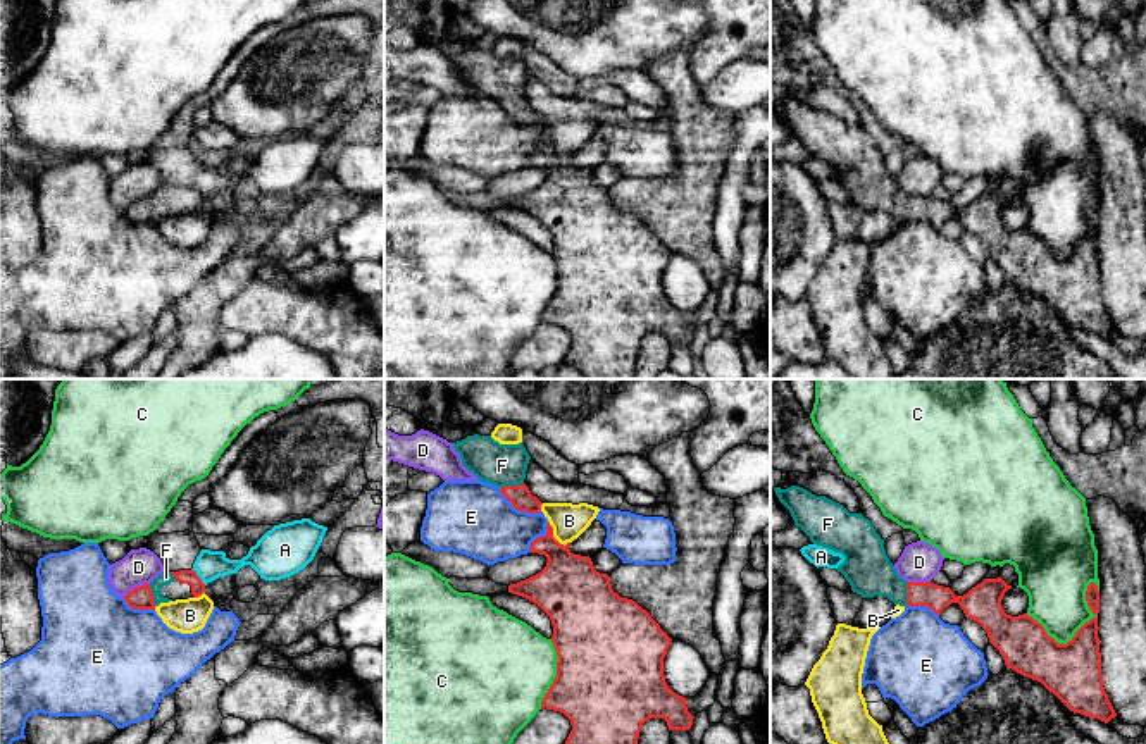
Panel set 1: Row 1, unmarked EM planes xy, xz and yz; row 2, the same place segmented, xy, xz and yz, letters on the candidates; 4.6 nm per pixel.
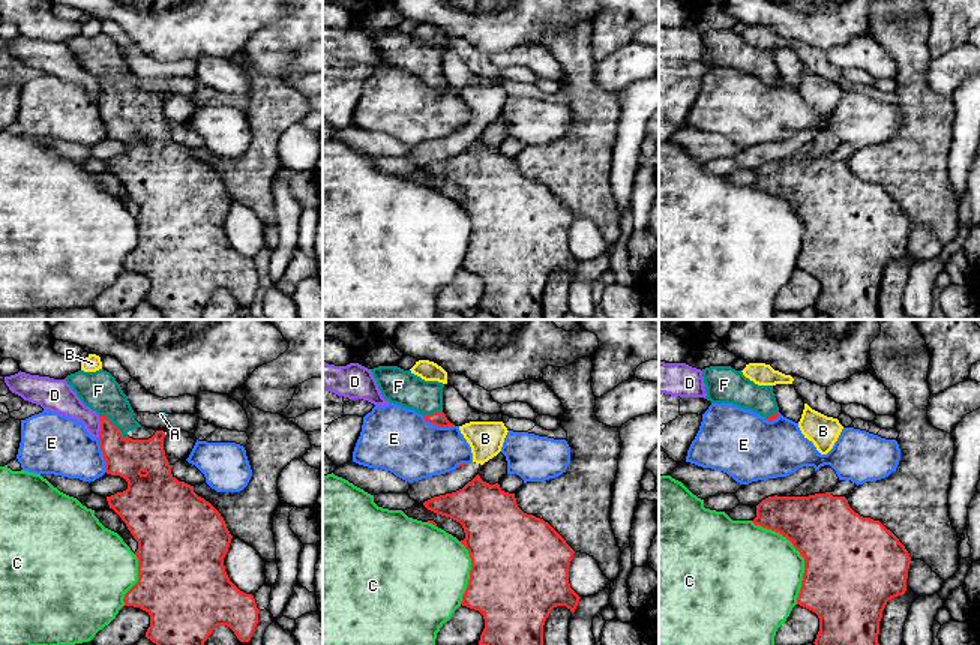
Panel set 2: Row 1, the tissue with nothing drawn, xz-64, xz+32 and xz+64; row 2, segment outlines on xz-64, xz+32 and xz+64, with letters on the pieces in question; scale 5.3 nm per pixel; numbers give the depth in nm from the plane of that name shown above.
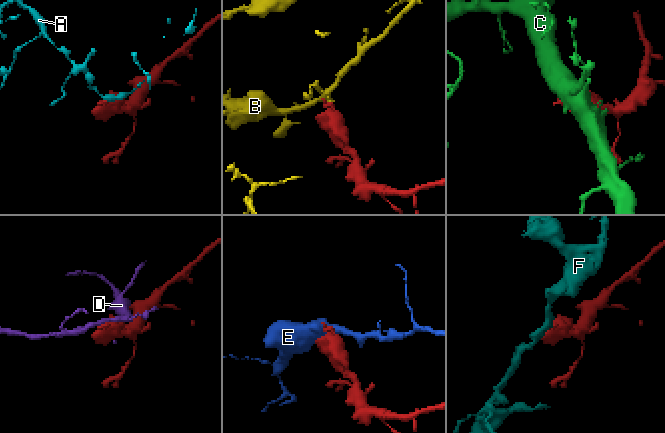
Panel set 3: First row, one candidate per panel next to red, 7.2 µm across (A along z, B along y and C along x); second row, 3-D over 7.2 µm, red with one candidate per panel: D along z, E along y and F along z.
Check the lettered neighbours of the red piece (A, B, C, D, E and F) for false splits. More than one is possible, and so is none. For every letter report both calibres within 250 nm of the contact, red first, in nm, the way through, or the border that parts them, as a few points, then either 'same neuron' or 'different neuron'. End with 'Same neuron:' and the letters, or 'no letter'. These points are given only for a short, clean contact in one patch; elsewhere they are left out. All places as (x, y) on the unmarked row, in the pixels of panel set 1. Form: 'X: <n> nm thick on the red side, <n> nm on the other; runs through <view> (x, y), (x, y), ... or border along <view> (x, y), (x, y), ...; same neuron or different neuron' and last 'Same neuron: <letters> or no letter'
A: 70 nm thick on the red side, 140 nm on the other; border along xy (192, 183), (205, 198); different neuron
B: 280 nm thick on the red side, 160 nm on the other; border along xz (548, 135), (554, 150), (564, 159), (569, 157); different neuron
C: 280 nm thick on the red side, 280 nm on the other; different neuron
D: 110 nm thick on the red side, 170 nm on the other; different neuron
E: 110 nm thick on the red side, 360 nm on the other; border along xz (498, 102), (516, 123), (540, 126); different neuron
F: 110 nm thick on the red side, 190 nm on the other; same neuron
Same neuron: F

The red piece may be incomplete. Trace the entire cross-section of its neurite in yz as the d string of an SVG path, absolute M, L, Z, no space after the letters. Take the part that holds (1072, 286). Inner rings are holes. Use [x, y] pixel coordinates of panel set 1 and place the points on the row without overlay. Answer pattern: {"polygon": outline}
{"polygon": "M1001 191L984 193L963 210L956 210L950 202L932 196L908 196L906 220L927 220L939 229L951 217L958 217L965 231L977 236L987 246L989 257L1000 265L1006 282L1041 296L1074 327L1098 332L1105 338L1115 332L1117 327L1103 301L1098 231L1086 236L1067 258L1058 258L1027 227L1018 231L1005 227L1001 214L1008 203L1012 200Z"}

